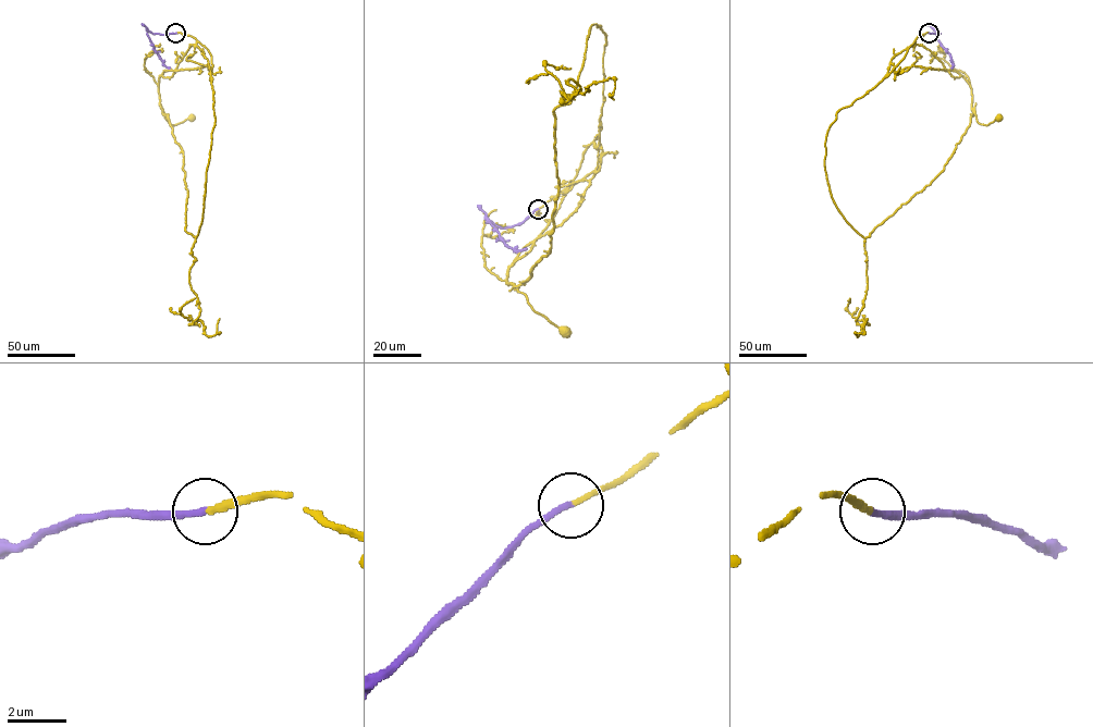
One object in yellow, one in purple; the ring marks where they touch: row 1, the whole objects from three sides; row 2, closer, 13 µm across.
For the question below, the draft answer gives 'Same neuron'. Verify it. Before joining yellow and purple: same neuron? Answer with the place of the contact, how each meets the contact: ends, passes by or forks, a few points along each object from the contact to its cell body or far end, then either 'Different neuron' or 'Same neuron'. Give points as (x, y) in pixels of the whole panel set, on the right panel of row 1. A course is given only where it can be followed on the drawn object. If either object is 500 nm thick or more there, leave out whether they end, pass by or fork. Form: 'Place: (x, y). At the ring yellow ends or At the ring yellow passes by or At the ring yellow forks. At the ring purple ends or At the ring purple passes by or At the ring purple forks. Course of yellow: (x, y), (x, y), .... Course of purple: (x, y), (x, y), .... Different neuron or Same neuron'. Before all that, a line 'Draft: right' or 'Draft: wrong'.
Draft: right
Place: (929, 33). At the ring yellow ends. At the ring purple ends. Course of yellow: (929, 33), (915, 45), (968, 83), (979, 123), (998, 116). Course of purple: (929, 33), (941, 34), (936, 31), (938, 41), (949, 53), (952, 68). Same neuron

